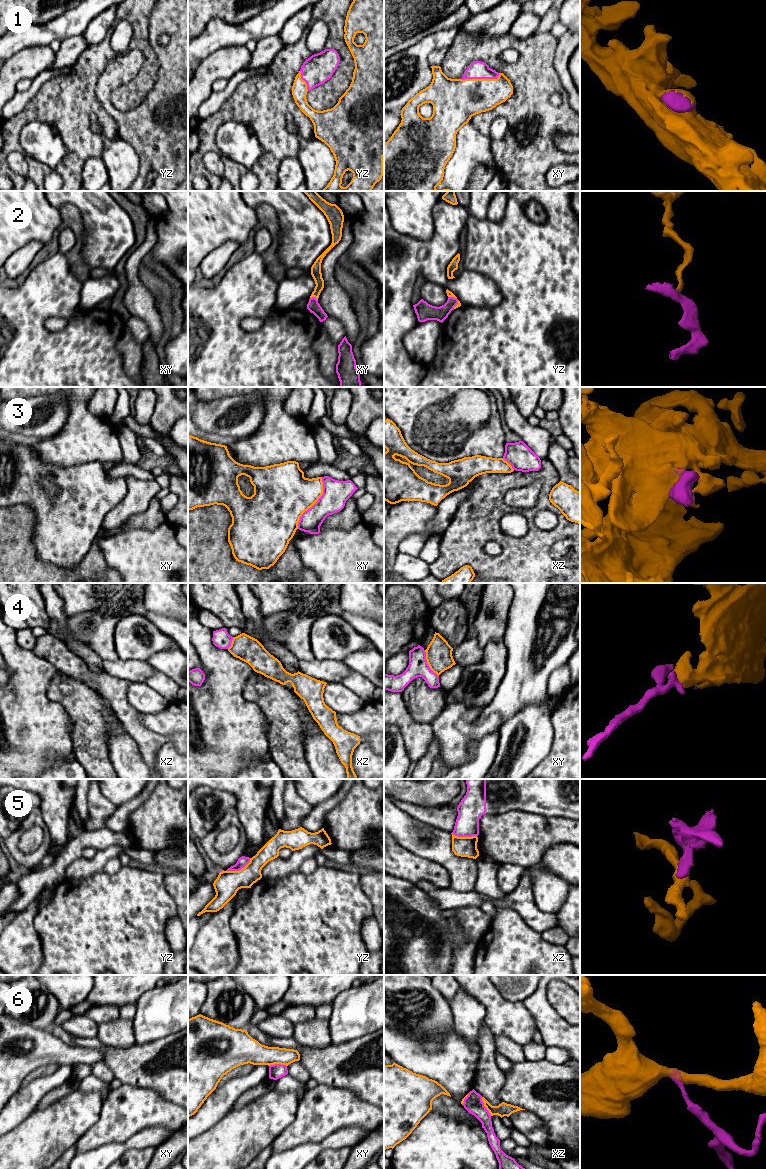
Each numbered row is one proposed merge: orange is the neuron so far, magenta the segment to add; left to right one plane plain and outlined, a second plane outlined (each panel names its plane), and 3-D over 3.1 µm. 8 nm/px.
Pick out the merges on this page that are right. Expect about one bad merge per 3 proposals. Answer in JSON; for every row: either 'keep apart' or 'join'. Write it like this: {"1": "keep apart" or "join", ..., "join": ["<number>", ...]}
{"1": "join", "2": "join", "3": "join", "4": "keep apart", "5": "keep apart", "6": "keep apart", "join": ["1", "2", "3"]}

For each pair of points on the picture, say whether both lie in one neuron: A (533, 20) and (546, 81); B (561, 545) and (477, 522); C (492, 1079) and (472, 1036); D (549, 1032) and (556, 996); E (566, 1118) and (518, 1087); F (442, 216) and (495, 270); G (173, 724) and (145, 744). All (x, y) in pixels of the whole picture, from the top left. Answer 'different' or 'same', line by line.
A: different
B: same
C: different
D: same
E: same
F: different
G: different

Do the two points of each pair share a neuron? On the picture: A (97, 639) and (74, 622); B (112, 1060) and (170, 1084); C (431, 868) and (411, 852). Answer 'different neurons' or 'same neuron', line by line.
A: same neuron
B: same neuron
C: same neuron

